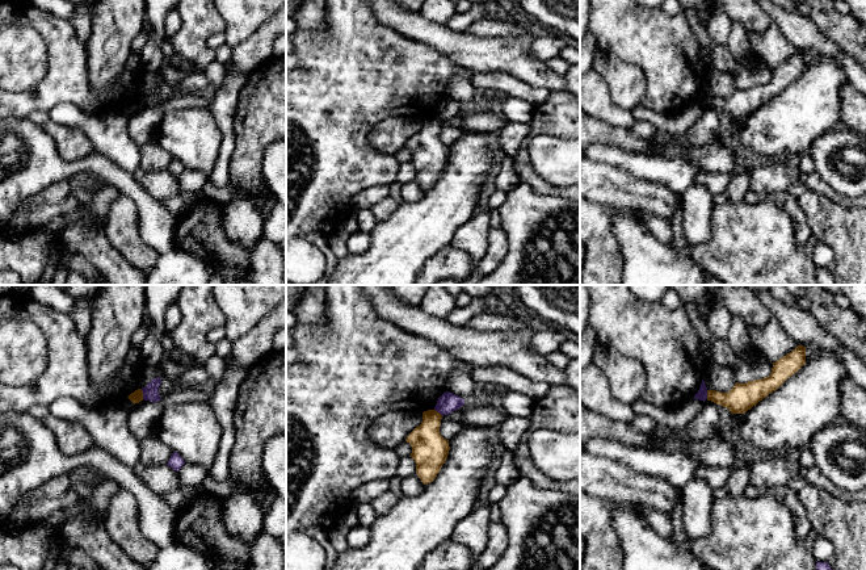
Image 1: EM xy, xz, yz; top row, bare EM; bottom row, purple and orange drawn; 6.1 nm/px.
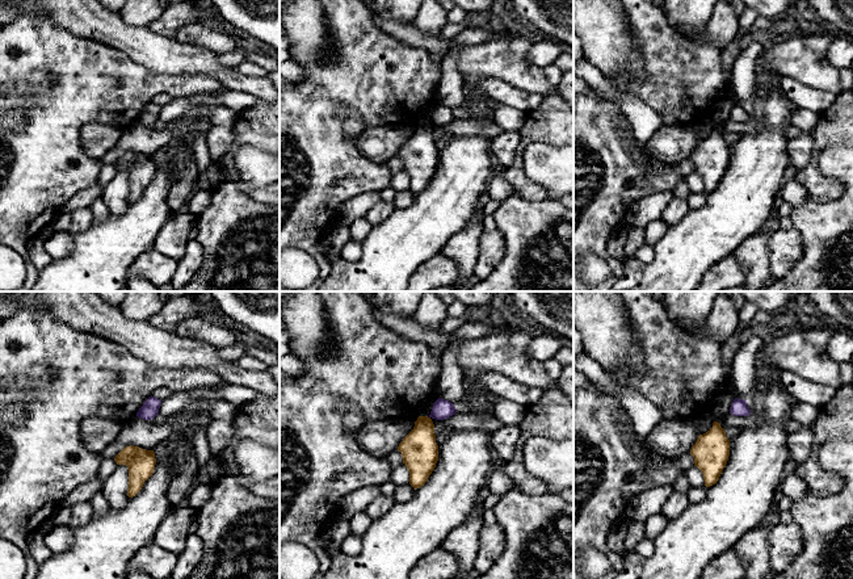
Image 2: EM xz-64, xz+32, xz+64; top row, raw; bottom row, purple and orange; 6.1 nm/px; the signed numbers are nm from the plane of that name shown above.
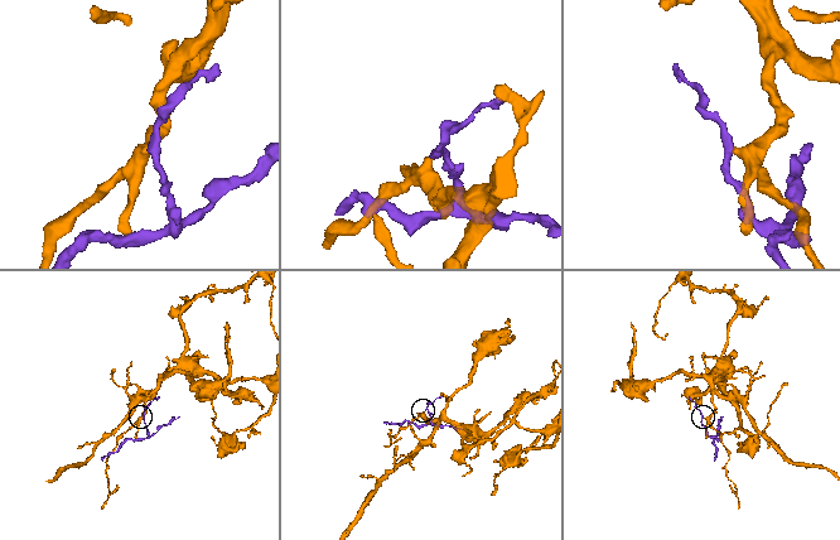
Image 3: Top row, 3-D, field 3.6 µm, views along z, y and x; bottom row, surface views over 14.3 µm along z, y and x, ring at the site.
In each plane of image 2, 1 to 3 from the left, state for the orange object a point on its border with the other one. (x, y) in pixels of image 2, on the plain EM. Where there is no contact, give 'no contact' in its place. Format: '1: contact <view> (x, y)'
1: no contact
2: no contact
3: no contact

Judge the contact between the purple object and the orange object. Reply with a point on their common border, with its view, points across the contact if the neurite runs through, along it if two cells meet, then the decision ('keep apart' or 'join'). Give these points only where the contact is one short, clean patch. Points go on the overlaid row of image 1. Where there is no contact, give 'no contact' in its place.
meets purple in xy at (143, 394); border along xy (141, 389), (143, 398); keep apart

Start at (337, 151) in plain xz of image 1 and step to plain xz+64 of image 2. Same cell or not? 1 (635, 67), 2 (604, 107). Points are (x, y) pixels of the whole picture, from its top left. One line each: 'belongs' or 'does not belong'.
1: does not belong
2: belongs

